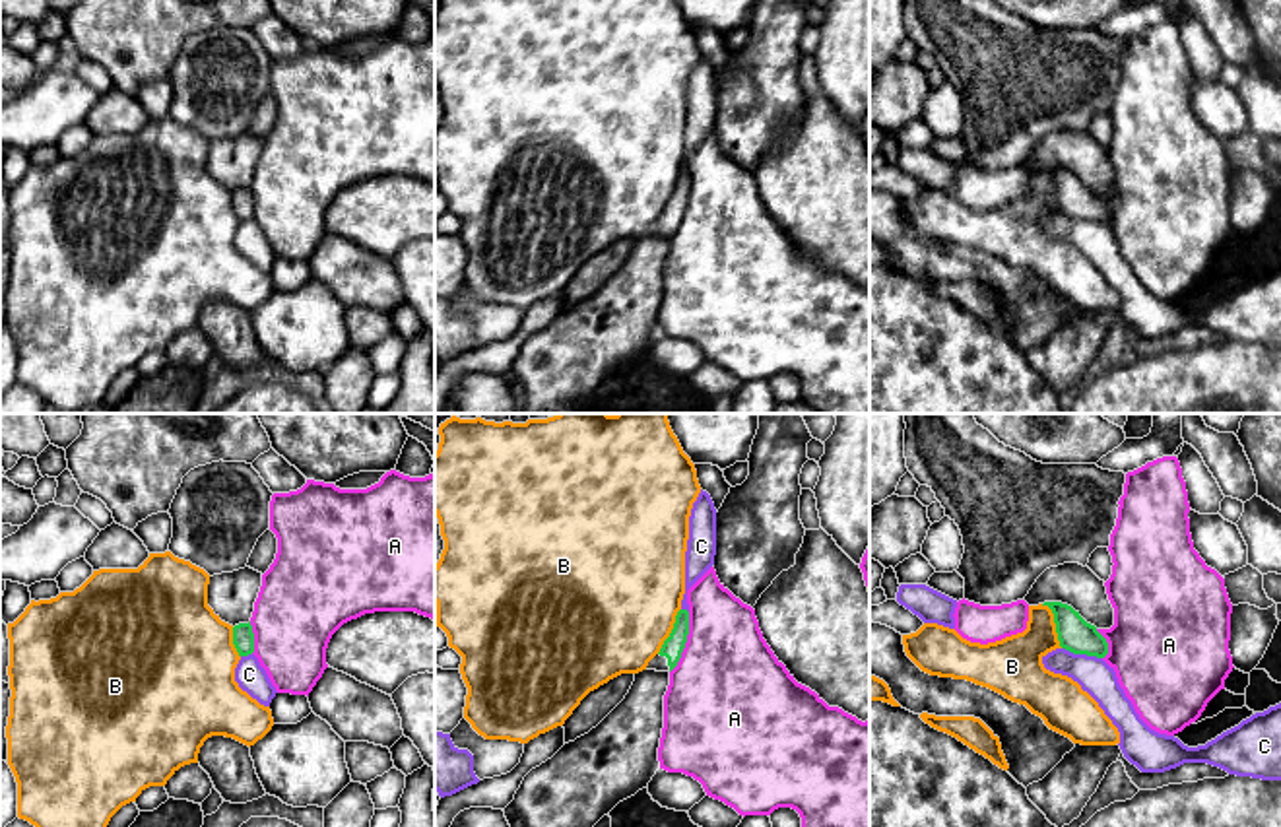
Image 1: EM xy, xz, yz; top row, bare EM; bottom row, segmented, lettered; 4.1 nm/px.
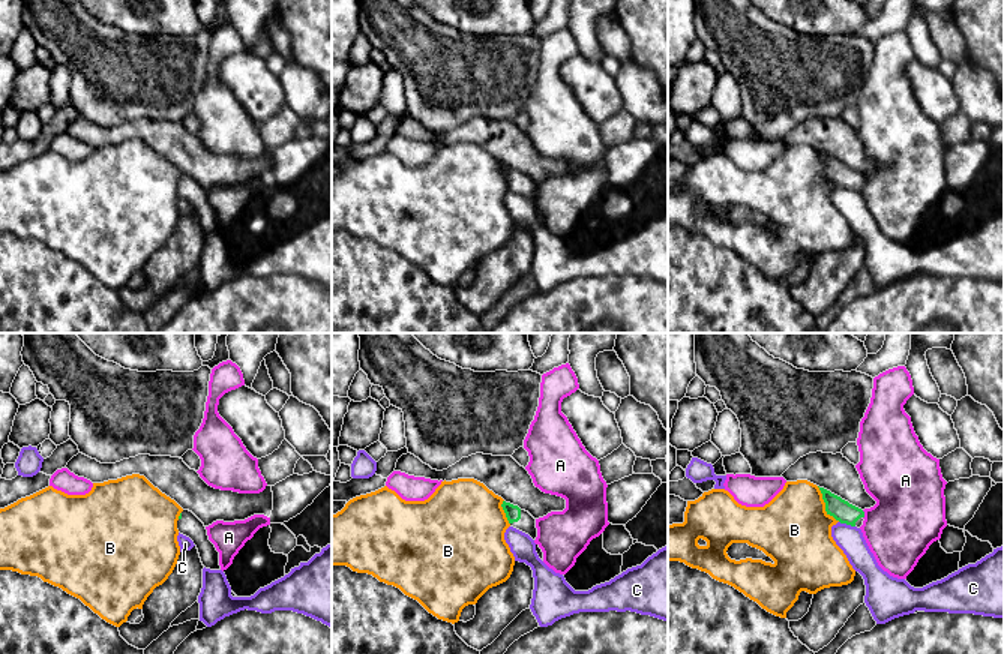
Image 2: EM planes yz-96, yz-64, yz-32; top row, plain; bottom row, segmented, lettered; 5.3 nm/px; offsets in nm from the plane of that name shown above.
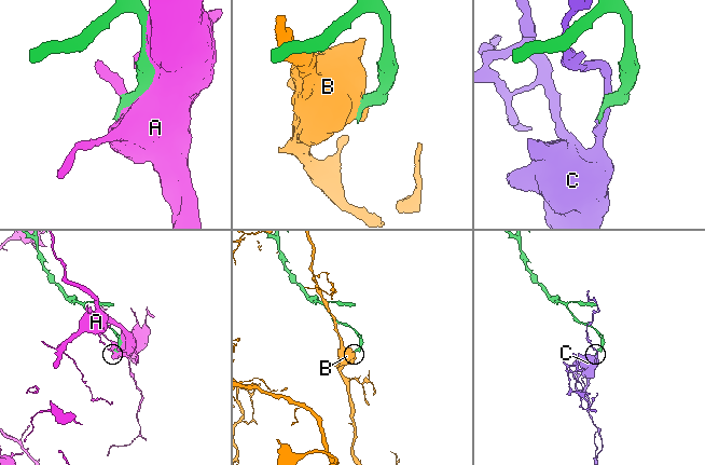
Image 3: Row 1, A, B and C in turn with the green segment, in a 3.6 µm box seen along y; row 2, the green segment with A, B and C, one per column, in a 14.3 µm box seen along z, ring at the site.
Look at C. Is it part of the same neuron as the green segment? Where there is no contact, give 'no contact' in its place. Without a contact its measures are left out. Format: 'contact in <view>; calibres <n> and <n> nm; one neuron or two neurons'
contact in yz; calibres 140 and 150 nm; two neurons

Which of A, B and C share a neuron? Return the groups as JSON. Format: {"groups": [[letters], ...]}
{"groups": [["A"], ["B"], ["C"]]}

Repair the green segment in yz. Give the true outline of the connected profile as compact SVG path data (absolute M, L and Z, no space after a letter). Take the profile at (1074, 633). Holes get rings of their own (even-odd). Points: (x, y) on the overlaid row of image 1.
M1044 602L1054 613L1060 646L1073 654L1104 658L1108 654L1106 639L1095 625L1087 623L1079 612L1062 602Z

